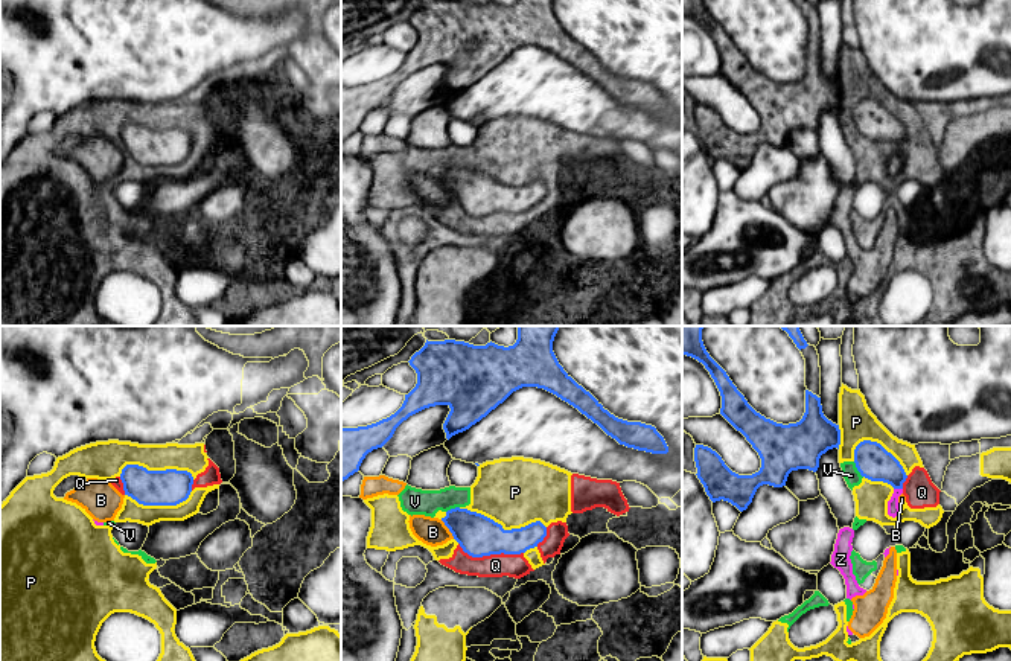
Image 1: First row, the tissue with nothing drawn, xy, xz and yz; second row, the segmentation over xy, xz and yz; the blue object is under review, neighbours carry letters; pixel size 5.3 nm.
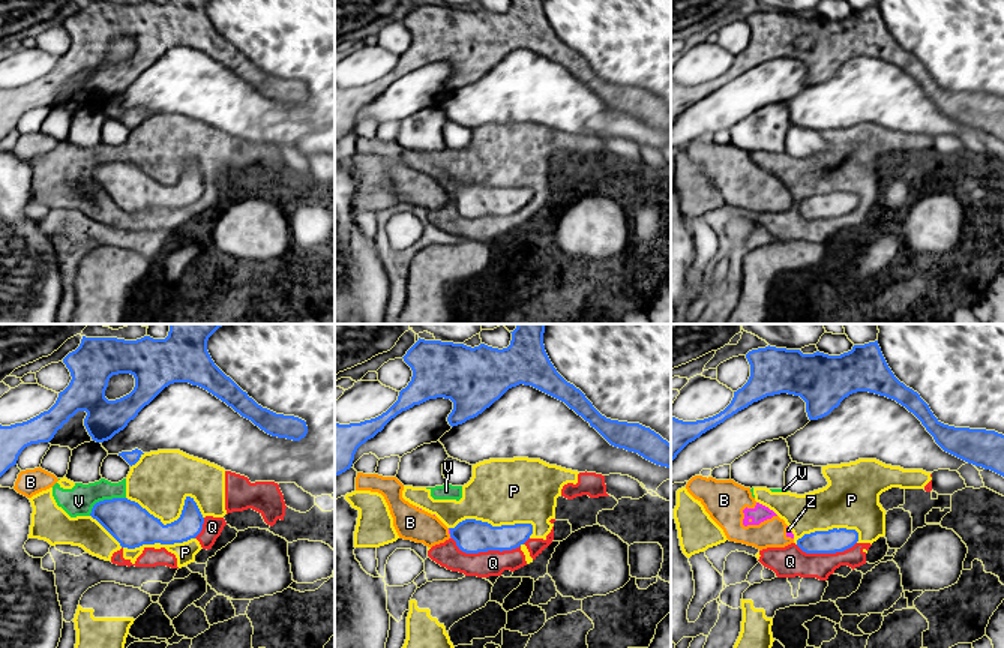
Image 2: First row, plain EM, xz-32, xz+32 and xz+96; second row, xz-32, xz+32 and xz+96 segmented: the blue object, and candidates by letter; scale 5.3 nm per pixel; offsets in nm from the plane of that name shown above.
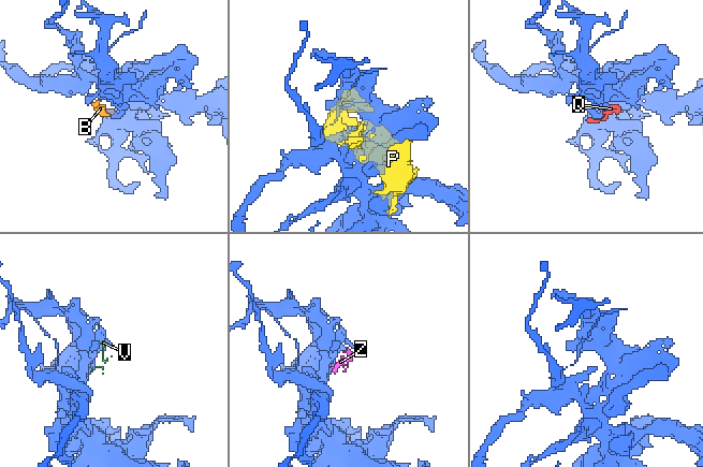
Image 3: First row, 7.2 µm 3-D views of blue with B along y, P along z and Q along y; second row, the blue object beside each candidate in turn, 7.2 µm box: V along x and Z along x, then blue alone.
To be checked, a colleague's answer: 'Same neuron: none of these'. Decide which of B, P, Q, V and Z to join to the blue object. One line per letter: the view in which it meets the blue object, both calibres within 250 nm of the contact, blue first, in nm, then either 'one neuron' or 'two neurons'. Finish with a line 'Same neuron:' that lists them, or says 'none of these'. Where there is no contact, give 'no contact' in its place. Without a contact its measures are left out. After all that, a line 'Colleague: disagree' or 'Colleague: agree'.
B: meets blue in xz; 220 nm thick on the blue side, 150 nm on the other; two neurons
P: meets blue in xz; 220 nm thick on the blue side, 360 nm on the other; two neurons
Q: meets blue in xz; 220 nm thick on the blue side, 130 nm on the other; two neurons
V: meets blue in yz; 180 nm thick on the blue side, 90 nm on the other; two neurons
Z: meets blue in yz; 180 nm thick on the blue side, 60 nm on the other; two neurons
Same neuron: none of these
Colleague: agree

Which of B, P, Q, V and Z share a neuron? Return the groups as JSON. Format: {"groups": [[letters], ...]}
{"groups": [["B", "P", "Q", "V", "Z"]]}

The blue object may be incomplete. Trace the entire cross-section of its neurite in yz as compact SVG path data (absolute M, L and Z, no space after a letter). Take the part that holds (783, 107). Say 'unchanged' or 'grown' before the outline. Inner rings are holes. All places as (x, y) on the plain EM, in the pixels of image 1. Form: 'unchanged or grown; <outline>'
grown; M682 0L682 14L702 21L714 38L722 55L720 73L746 96L761 117L758 131L738 134L716 110L696 104L696 134L713 161L723 158L743 171L760 145L783 146L789 133L798 128L816 131L821 114L828 108L839 108L839 84L822 72L818 9L807 0L793 2L805 18L805 72L799 81L783 84L766 78L748 62L726 30L710 15L703 0Z

